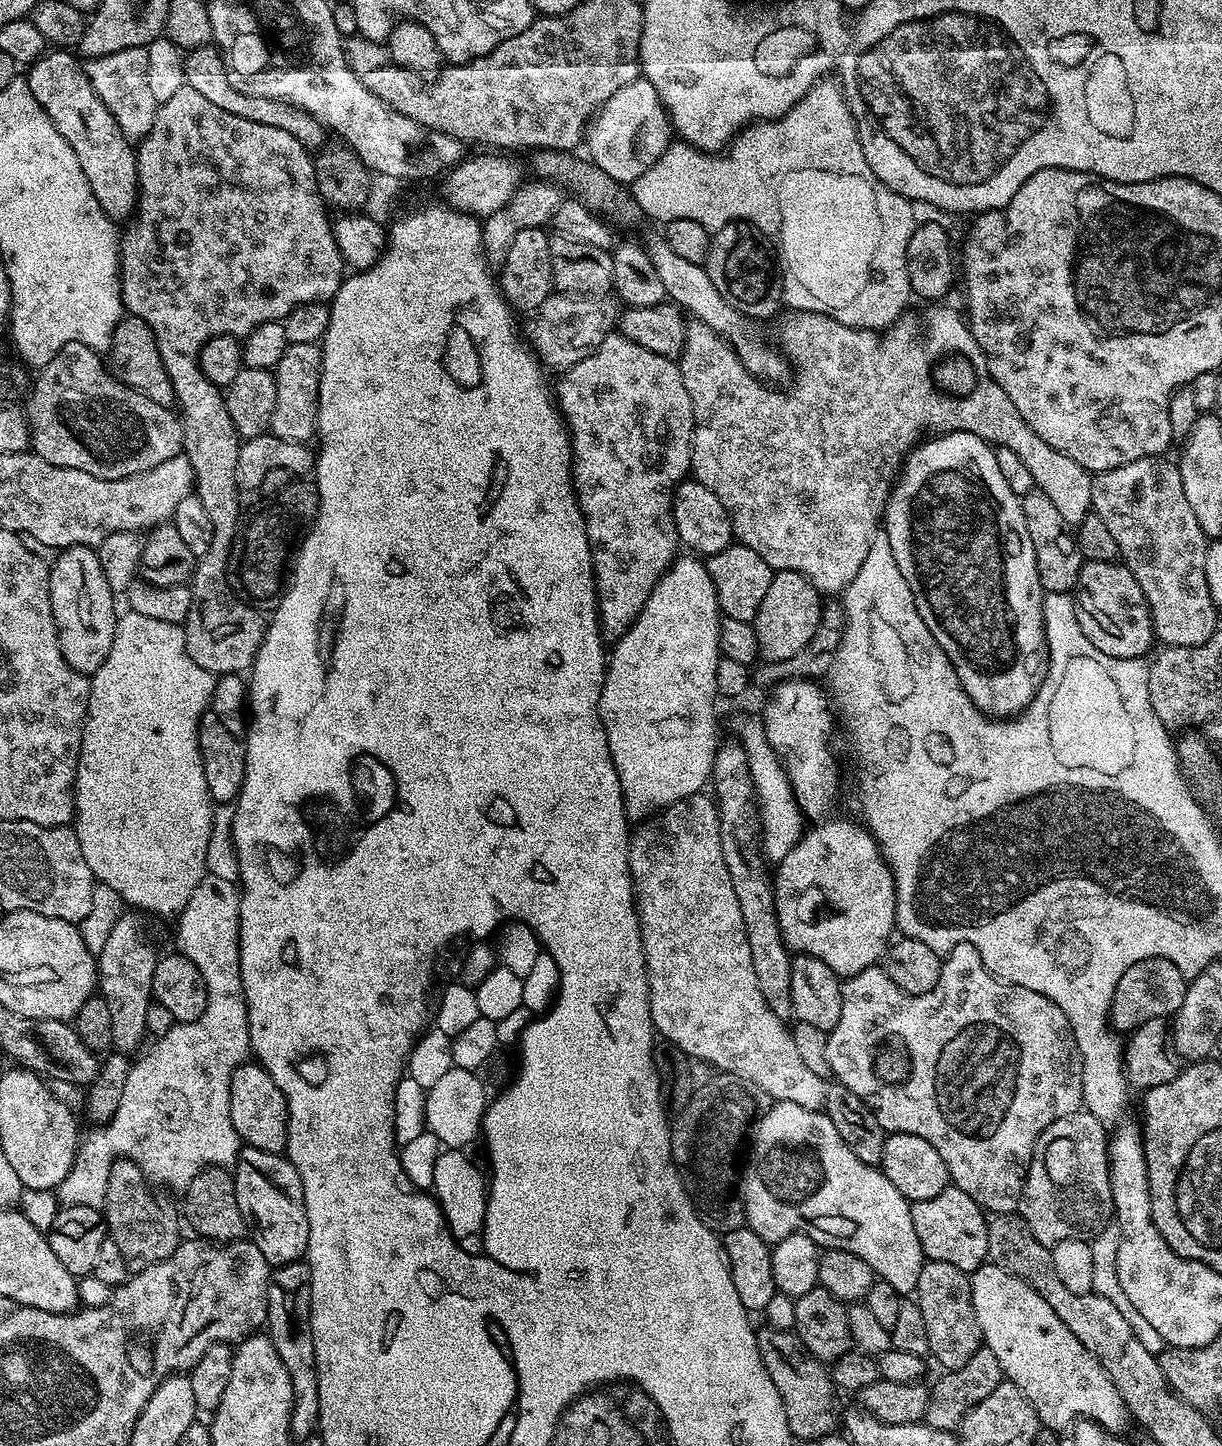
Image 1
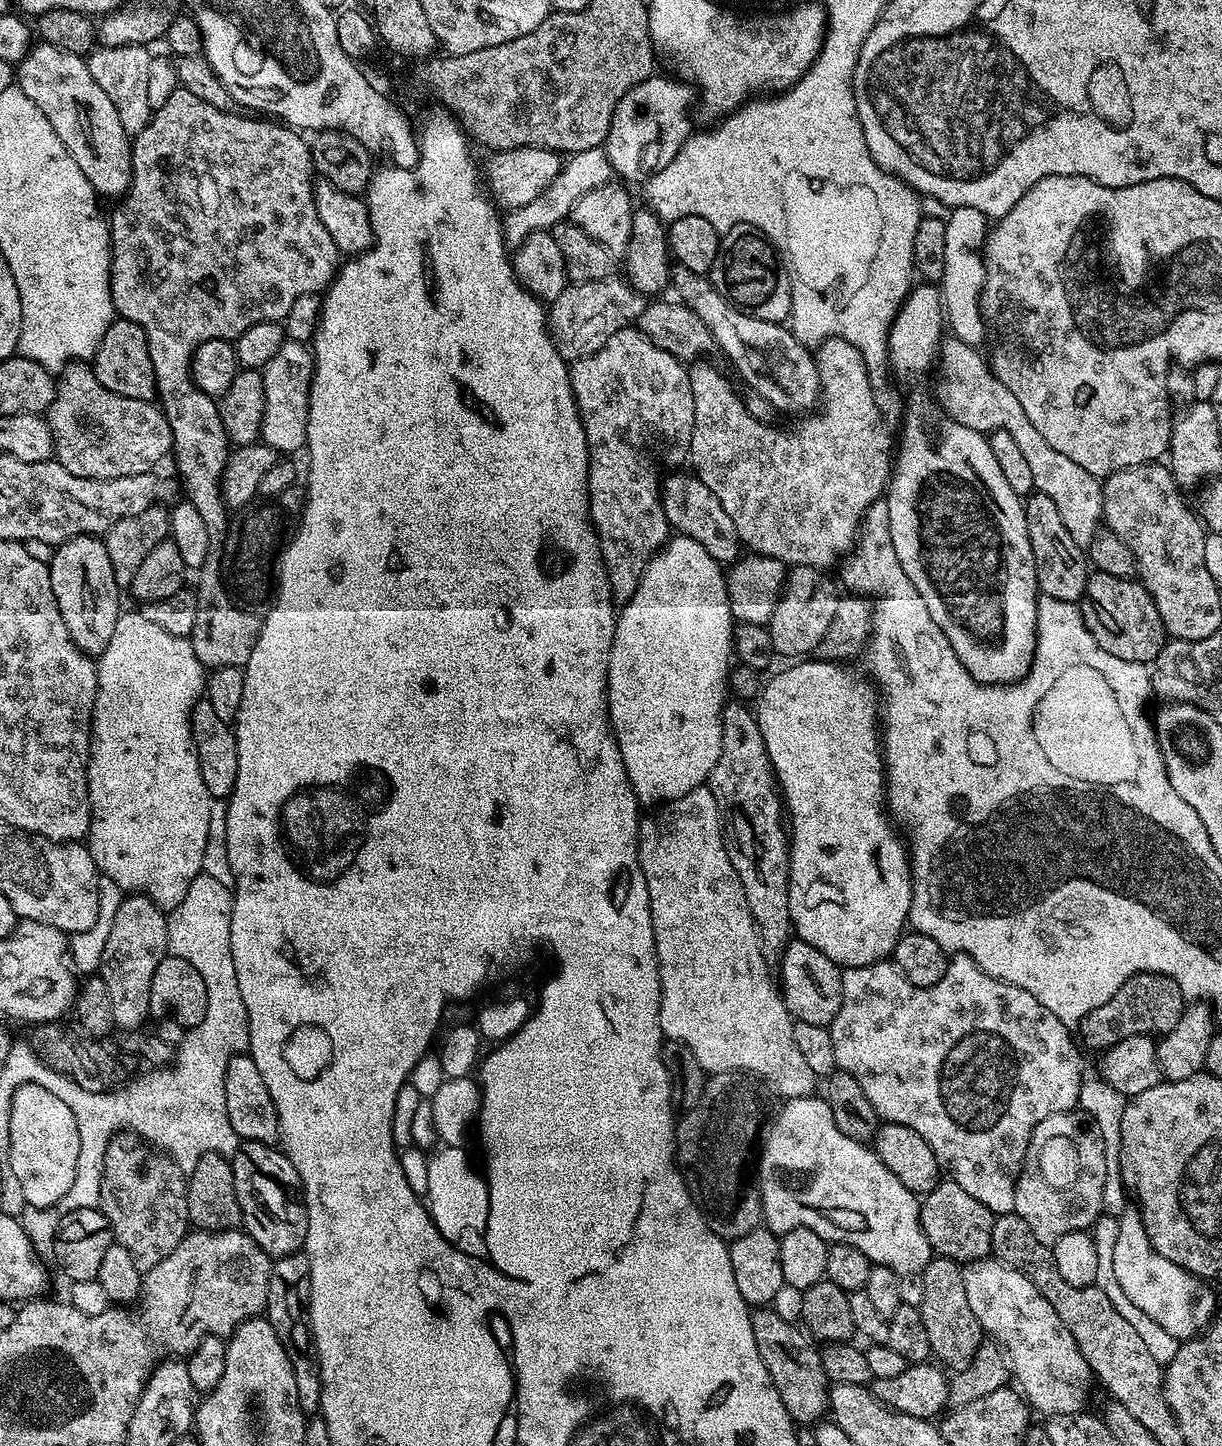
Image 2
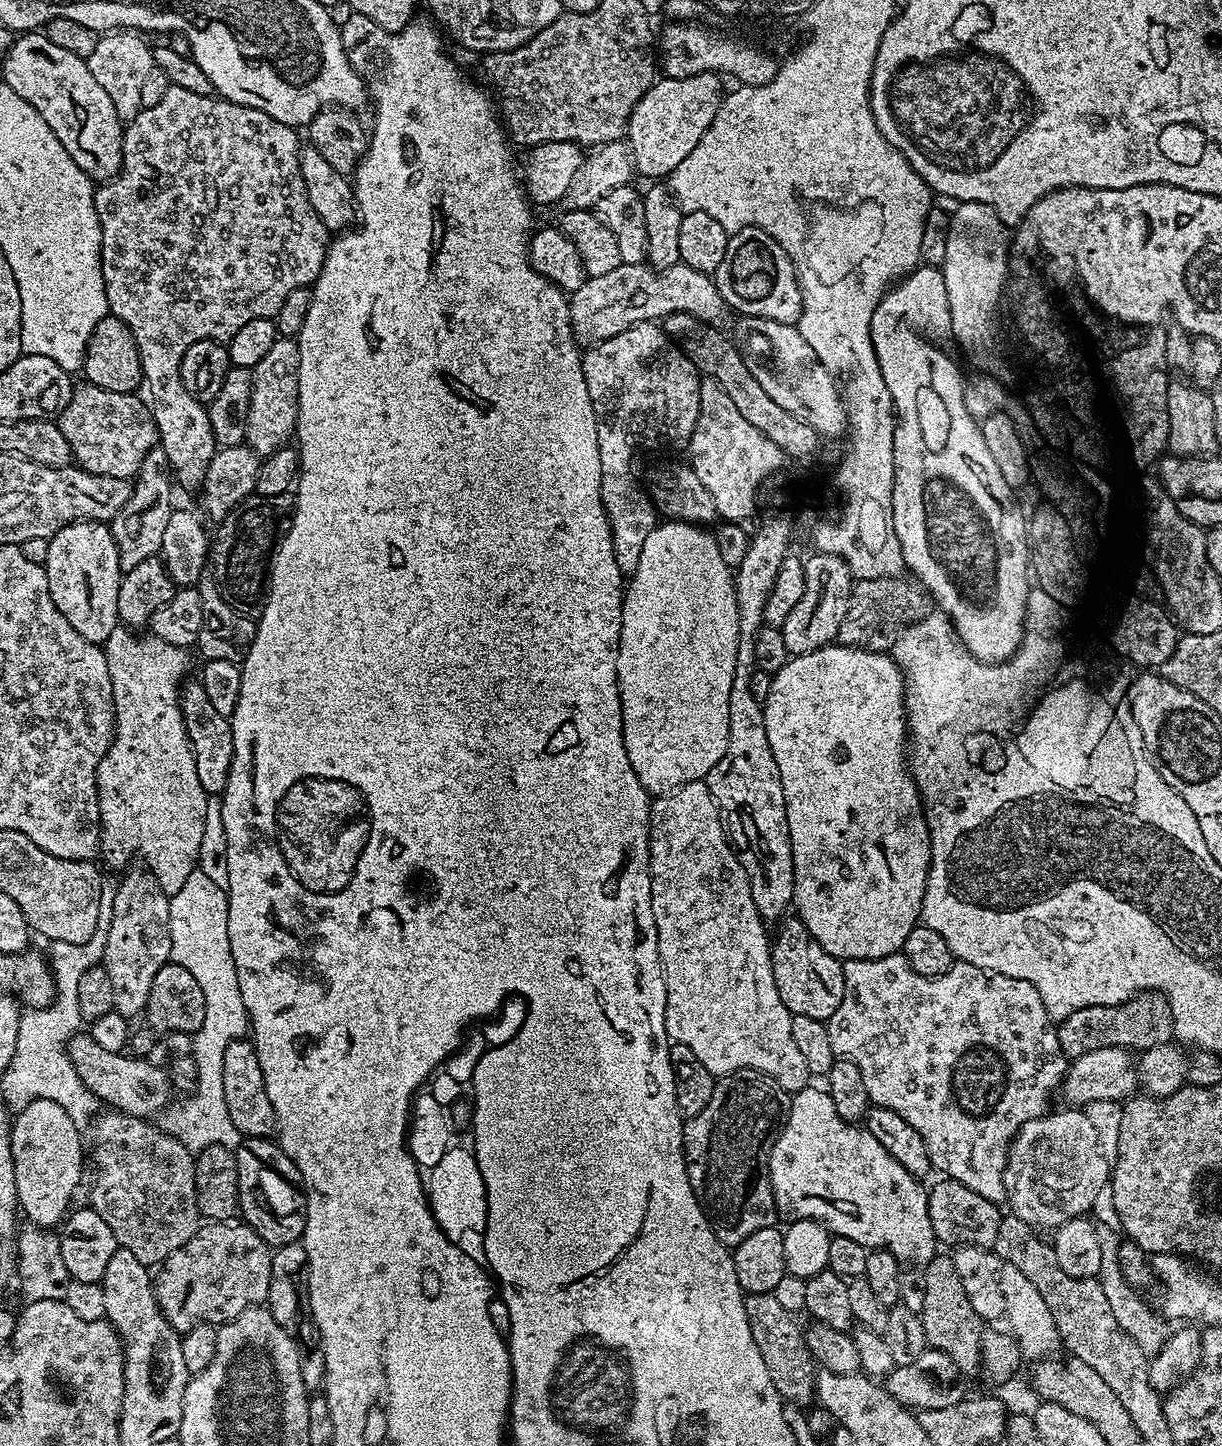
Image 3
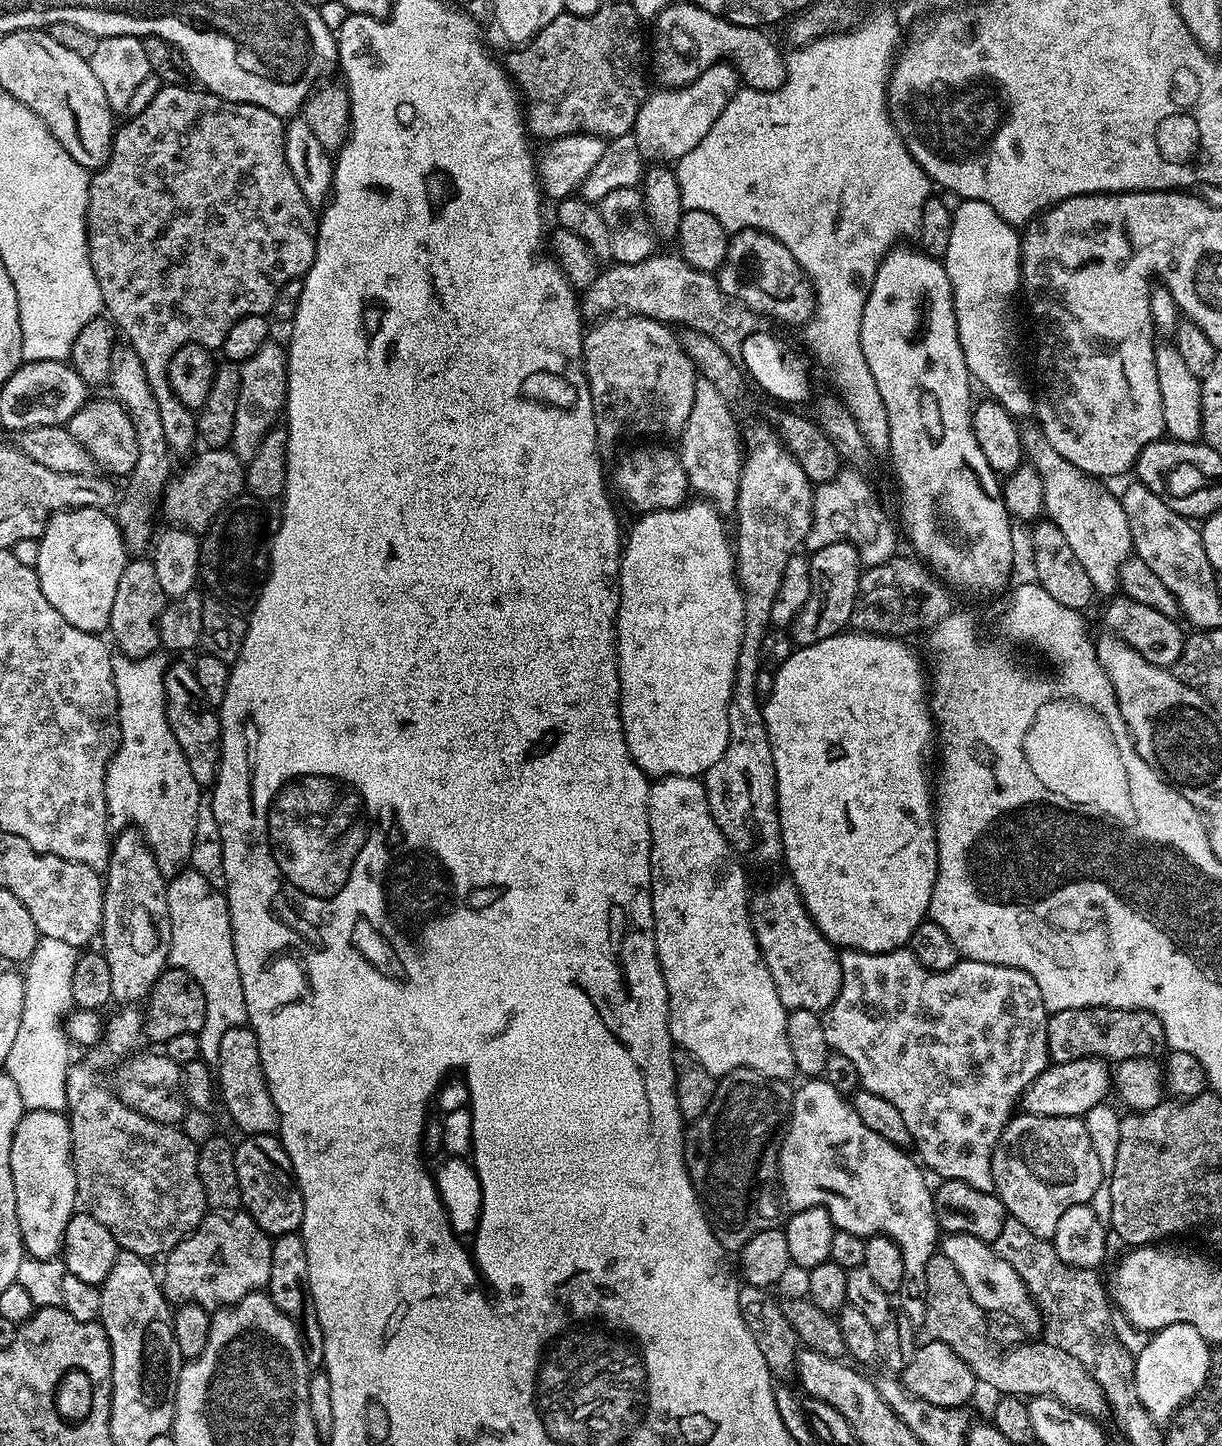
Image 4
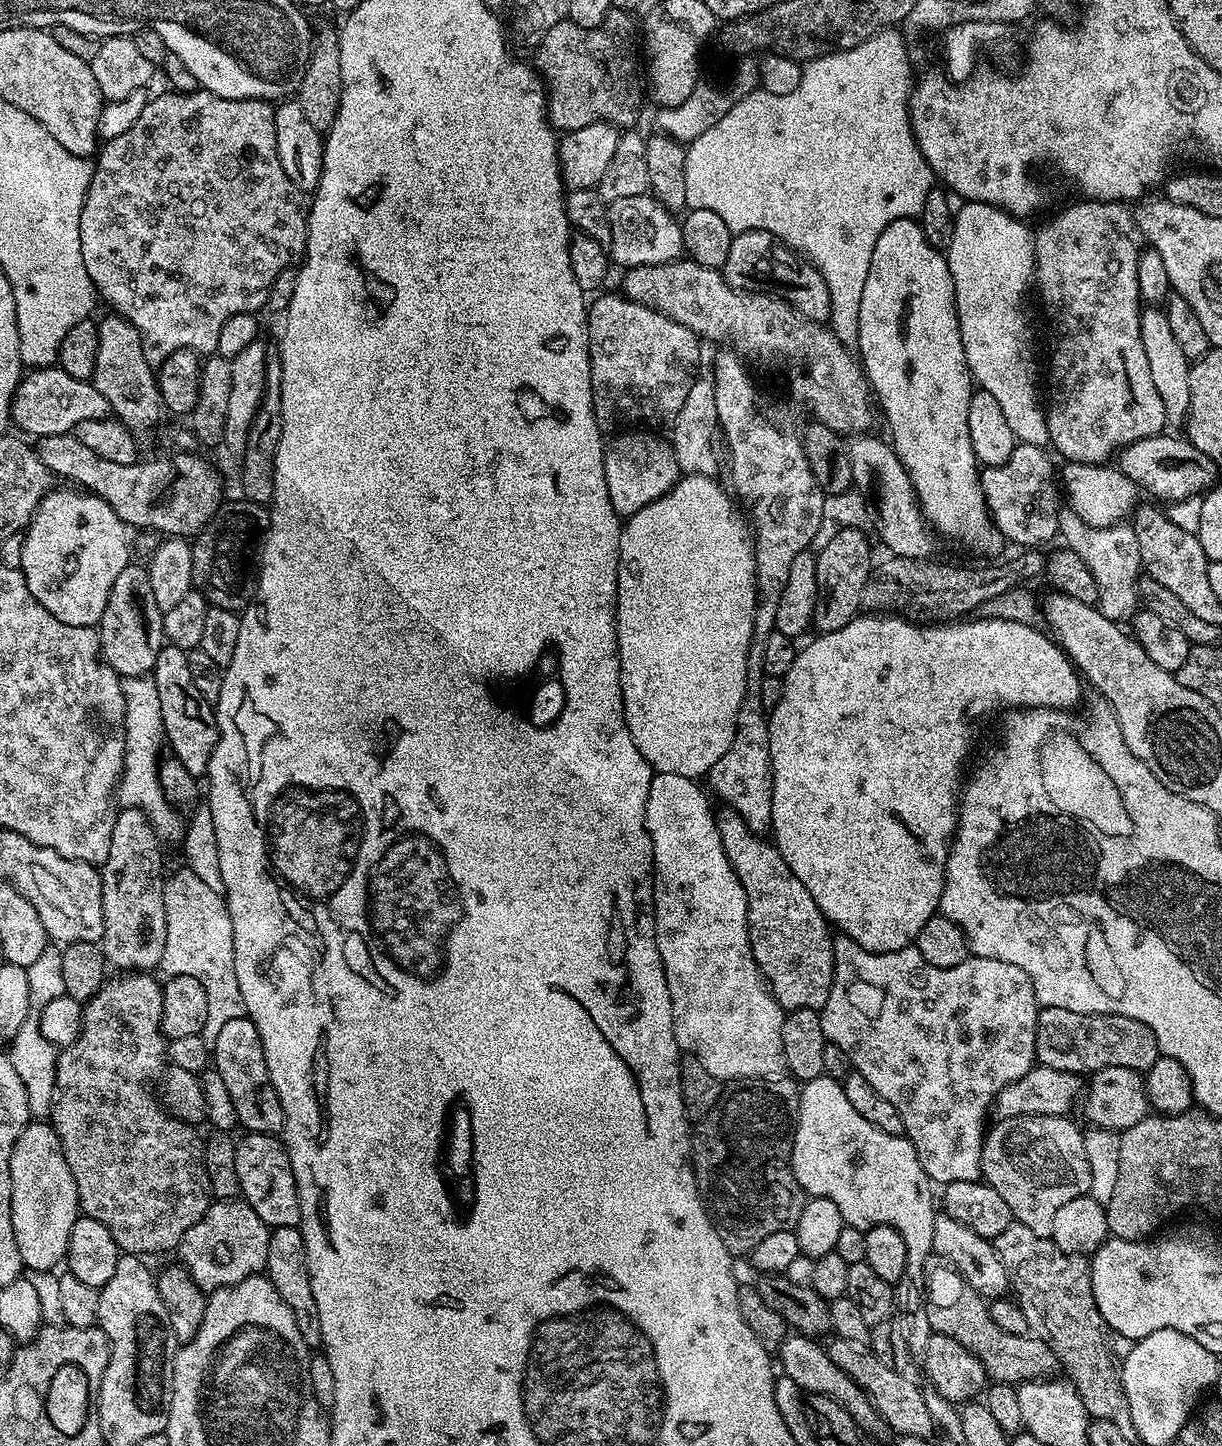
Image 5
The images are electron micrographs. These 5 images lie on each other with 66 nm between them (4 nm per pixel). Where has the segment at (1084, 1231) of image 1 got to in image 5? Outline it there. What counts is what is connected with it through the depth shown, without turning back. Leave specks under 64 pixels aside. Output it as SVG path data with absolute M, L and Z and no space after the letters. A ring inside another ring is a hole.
M1019 1116L1009 1120L996 1120L987 1129L984 1149L980 1159L980 1171L984 1183L1002 1194L1006 1206L1010 1206L1015 1223L1030 1226L1034 1234L1051 1237L1054 1214L1066 1206L1070 1198L1089 1195L1092 1184L1092 1164L1088 1161L1088 1148L1078 1125L1068 1116Z

